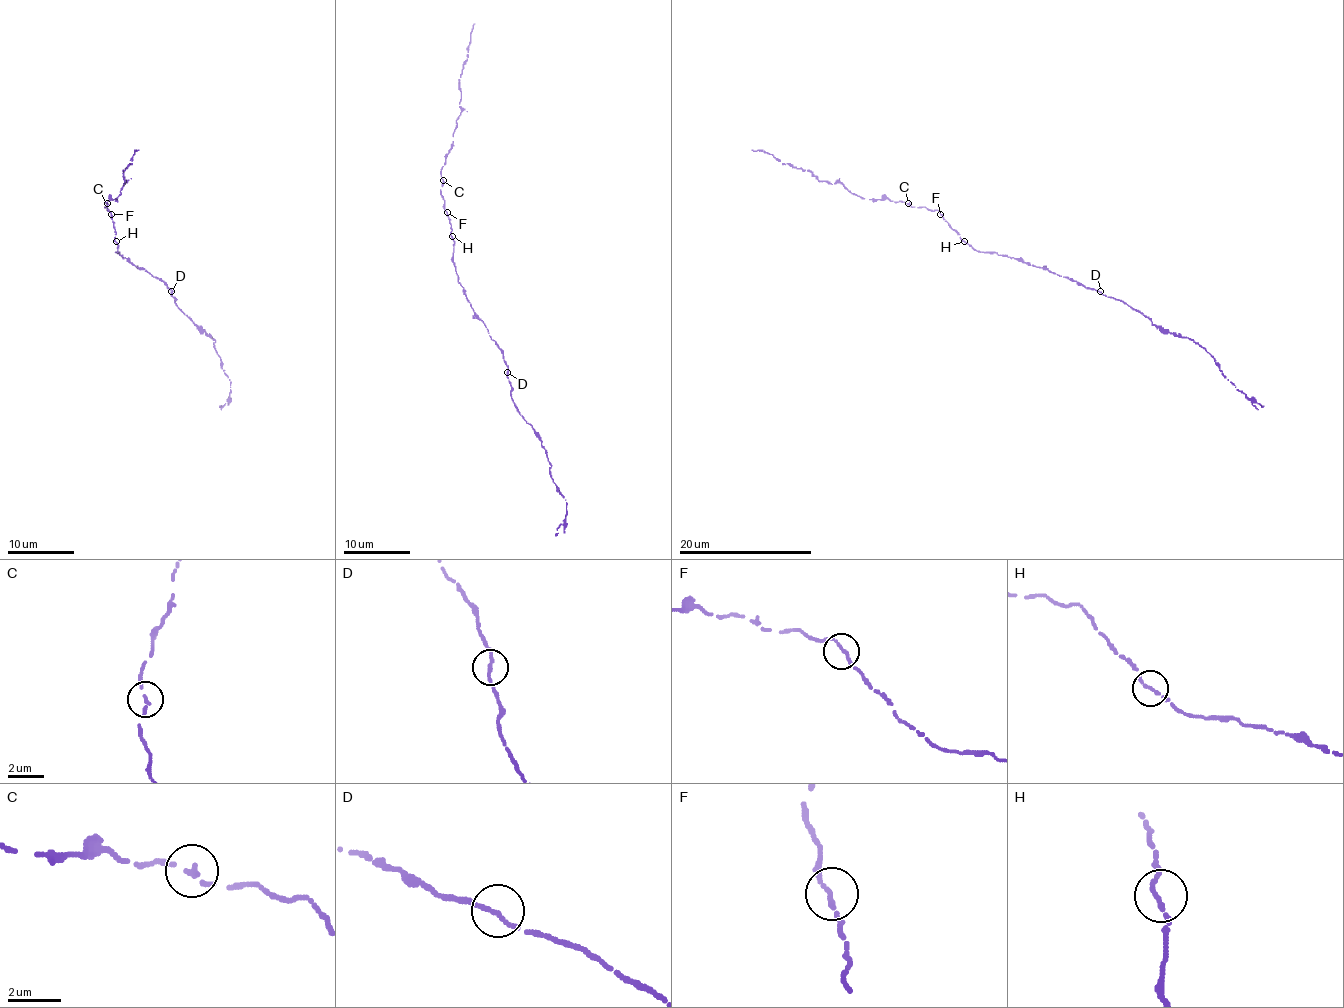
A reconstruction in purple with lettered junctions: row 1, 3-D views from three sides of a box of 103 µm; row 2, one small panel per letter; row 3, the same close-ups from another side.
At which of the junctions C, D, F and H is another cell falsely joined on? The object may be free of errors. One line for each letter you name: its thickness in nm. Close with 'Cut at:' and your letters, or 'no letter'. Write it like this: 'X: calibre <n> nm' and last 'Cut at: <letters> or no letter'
Cut at: no letter

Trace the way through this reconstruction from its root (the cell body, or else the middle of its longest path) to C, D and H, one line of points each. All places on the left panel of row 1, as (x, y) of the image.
C: (128, 259), (116, 251), (116, 233), (111, 213), (105, 208), (106, 203)
D: (128, 259), (156, 276), (171, 291)
H: (128, 259), (116, 251), (116, 241)

